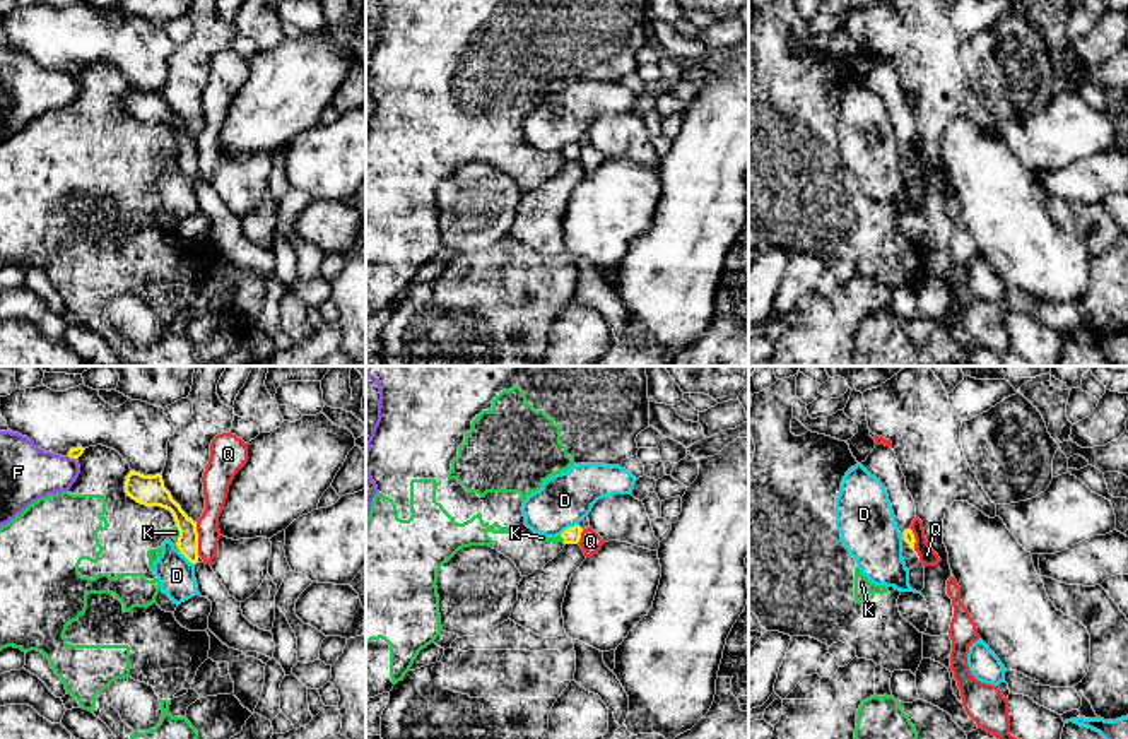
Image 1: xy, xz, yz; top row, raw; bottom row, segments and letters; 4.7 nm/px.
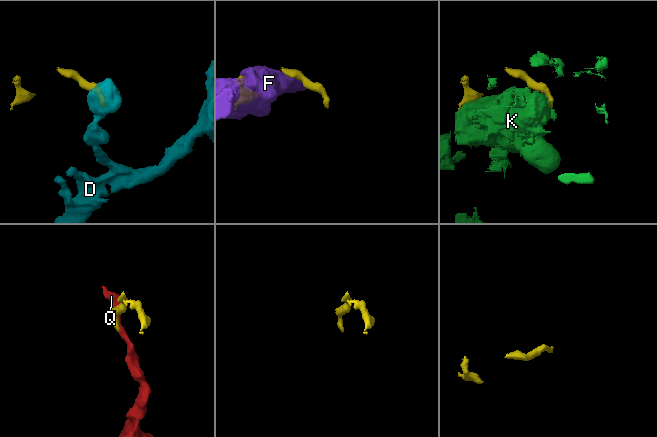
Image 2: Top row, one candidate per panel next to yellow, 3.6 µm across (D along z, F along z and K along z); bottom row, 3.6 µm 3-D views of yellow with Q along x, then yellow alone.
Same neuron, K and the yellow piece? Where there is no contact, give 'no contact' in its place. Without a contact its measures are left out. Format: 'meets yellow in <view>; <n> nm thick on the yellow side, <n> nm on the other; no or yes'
meets yellow in xy; 130 nm thick on the yellow side, 50 nm on the other; no

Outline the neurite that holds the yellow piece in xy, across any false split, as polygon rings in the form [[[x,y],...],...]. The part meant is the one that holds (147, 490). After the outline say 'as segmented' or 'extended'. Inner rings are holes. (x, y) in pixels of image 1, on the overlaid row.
[[[130,470],[125,481],[125,493],[132,500],[145,506],[161,506],[173,513],[179,530],[178,549],[193,565],[198,563],[198,532],[193,522],[181,506],[173,500],[171,493],[164,488],[161,474],[144,476]]]; as segmented

